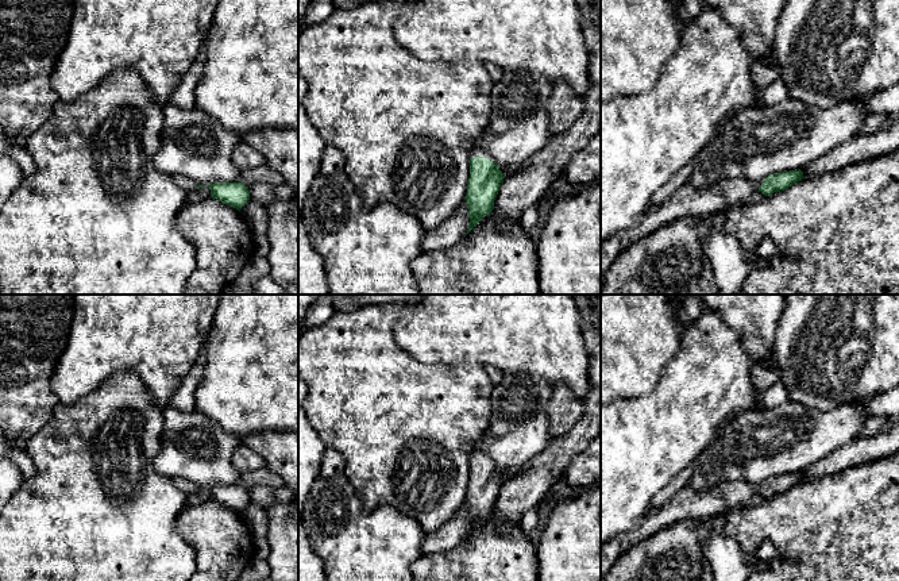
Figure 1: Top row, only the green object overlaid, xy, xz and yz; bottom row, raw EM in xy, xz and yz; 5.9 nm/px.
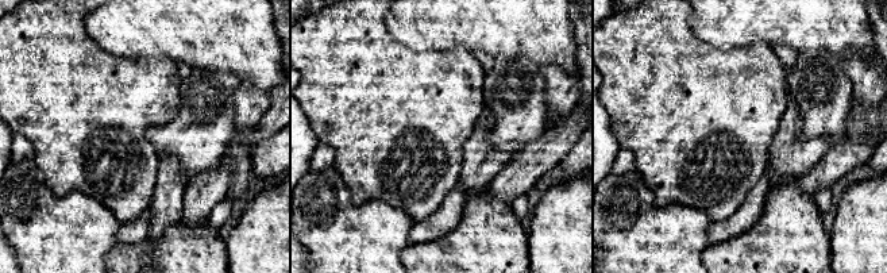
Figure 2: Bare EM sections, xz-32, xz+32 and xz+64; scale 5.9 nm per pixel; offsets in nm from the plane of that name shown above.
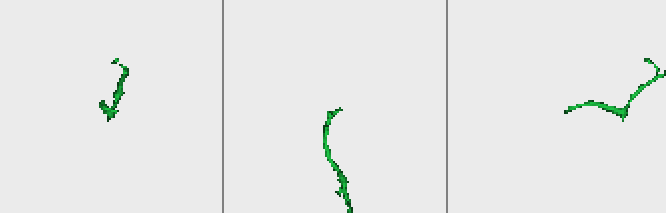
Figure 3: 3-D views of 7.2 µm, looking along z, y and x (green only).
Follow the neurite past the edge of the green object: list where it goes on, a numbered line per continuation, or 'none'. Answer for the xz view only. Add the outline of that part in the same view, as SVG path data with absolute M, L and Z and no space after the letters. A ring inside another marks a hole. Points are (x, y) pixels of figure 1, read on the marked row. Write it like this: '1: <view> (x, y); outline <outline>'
1: xz (479, 152); outline M483 149L472 150L470 153L470 158L471 157L486 157L487 159L493 161L493 158L490 157L490 154L486 150L483 150Z

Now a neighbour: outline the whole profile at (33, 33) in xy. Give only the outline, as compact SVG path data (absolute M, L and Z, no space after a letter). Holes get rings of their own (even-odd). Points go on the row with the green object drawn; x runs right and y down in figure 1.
M0 0L0 130L28 138L59 101L51 86L74 0Z

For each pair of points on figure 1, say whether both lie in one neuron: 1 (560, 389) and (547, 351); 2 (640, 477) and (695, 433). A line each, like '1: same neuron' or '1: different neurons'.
1: different neurons
2: same neuron

